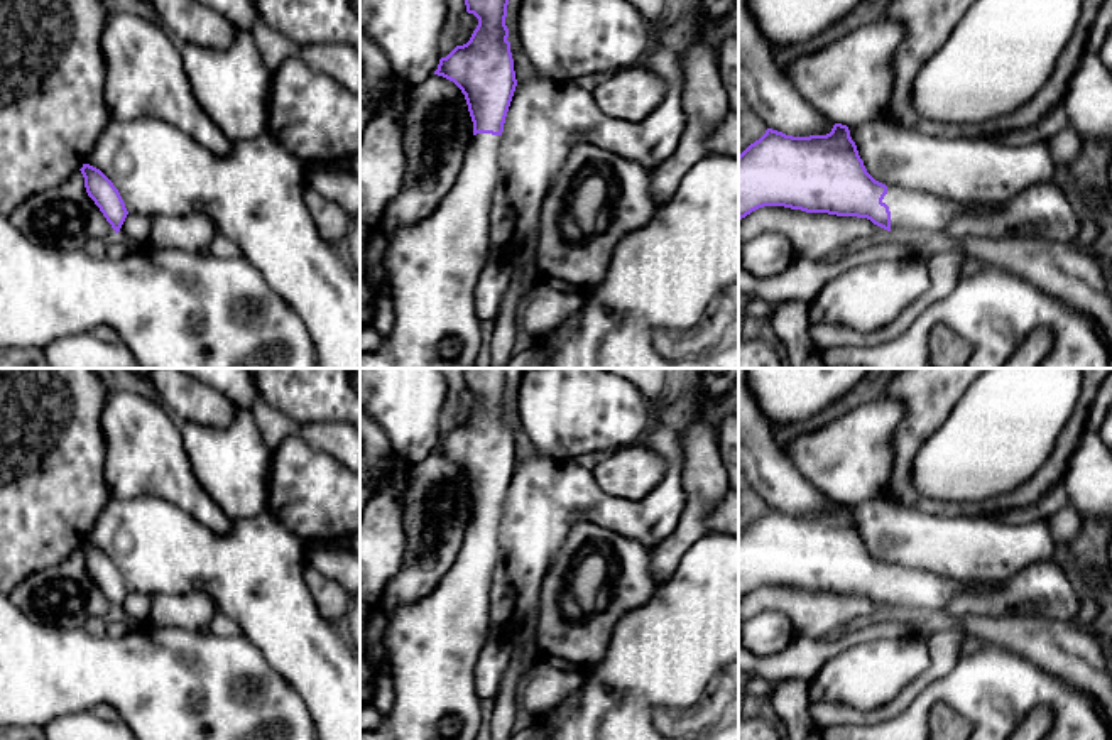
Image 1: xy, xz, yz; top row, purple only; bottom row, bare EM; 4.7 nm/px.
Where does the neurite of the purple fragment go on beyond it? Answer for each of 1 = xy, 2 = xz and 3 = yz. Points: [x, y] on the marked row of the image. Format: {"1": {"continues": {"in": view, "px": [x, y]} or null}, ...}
{"1": {"continues": null}, "2": {"continues": {"in": "xz", "px": [433, 266]}}, "3": {"continues": {"in": "yz", "px": [910, 210]}}}

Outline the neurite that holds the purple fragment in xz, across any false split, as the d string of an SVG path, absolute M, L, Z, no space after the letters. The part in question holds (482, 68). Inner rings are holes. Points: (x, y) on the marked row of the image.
M465 0L465 5L478 25L466 44L439 59L434 74L453 81L465 95L473 135L456 182L434 213L385 237L384 272L394 328L377 351L360 355L360 368L473 368L483 343L473 292L488 264L488 213L500 179L499 147L517 79L505 25L509 0ZM444 338L456 338L461 345L455 360L438 353Z

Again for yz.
M835 123L826 135L793 137L767 128L739 155L739 221L764 206L806 213L867 218L897 237L924 230L941 233L958 216L990 216L1004 206L962 206L929 193L886 186L865 169L847 125Z

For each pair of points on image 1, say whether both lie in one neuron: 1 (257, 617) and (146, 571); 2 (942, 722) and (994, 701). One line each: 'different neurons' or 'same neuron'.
1: same neuron
2: different neurons

